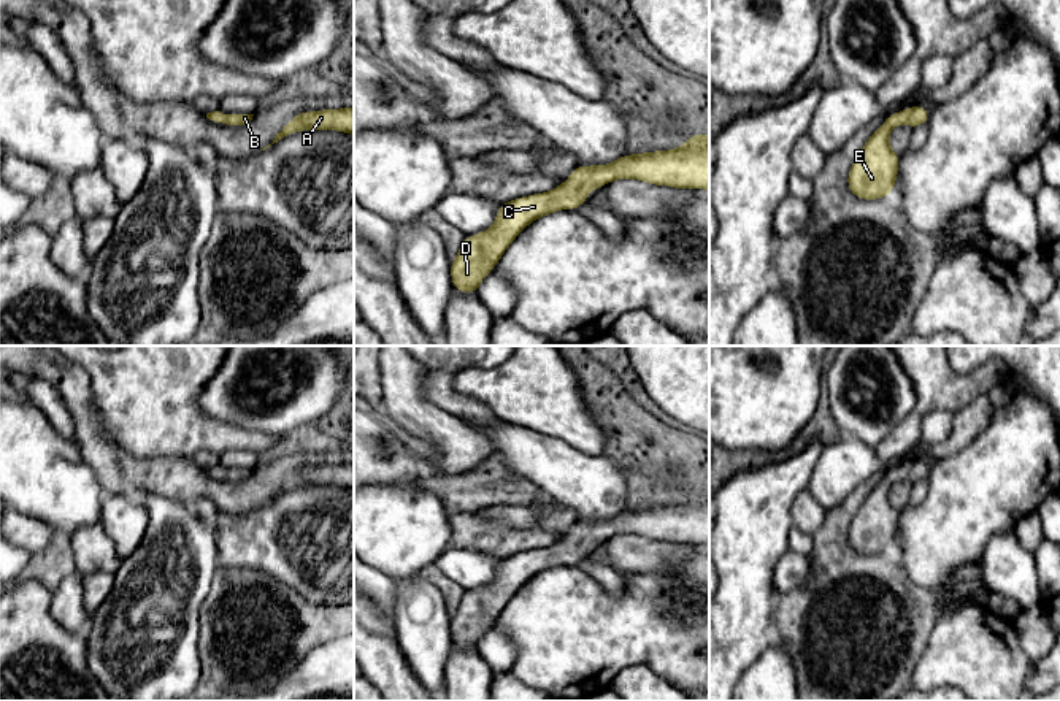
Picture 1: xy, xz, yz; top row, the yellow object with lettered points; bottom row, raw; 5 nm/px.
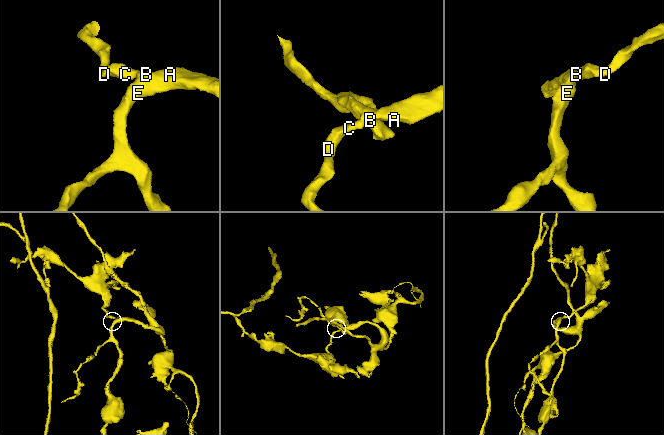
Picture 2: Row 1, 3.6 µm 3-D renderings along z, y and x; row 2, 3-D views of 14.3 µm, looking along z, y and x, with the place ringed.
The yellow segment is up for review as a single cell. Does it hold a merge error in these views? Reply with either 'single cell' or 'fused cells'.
single cell

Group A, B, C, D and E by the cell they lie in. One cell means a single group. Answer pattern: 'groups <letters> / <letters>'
groups A B C D E

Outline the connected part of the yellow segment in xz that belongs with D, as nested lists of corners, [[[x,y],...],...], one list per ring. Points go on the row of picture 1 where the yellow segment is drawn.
[[[709,135],[687,136],[682,147],[670,151],[625,154],[608,165],[576,165],[559,187],[501,203],[487,232],[465,236],[451,262],[454,287],[462,293],[476,293],[509,244],[535,219],[560,209],[578,209],[587,201],[590,189],[625,178],[674,189],[709,190]]]

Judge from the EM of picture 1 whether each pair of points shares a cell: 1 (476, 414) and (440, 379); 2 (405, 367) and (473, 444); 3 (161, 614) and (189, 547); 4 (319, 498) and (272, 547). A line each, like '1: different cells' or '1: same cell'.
1: same cell
2: same cell
3: same cell
4: same cell

